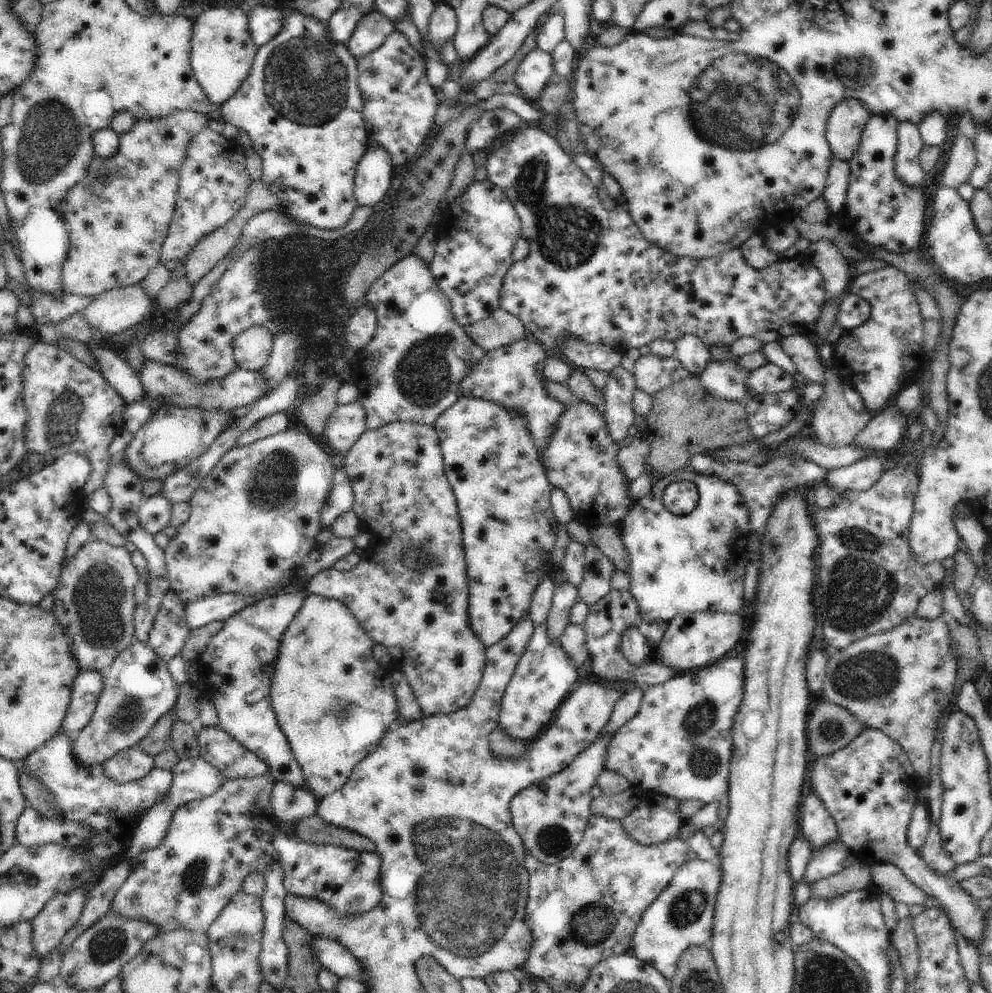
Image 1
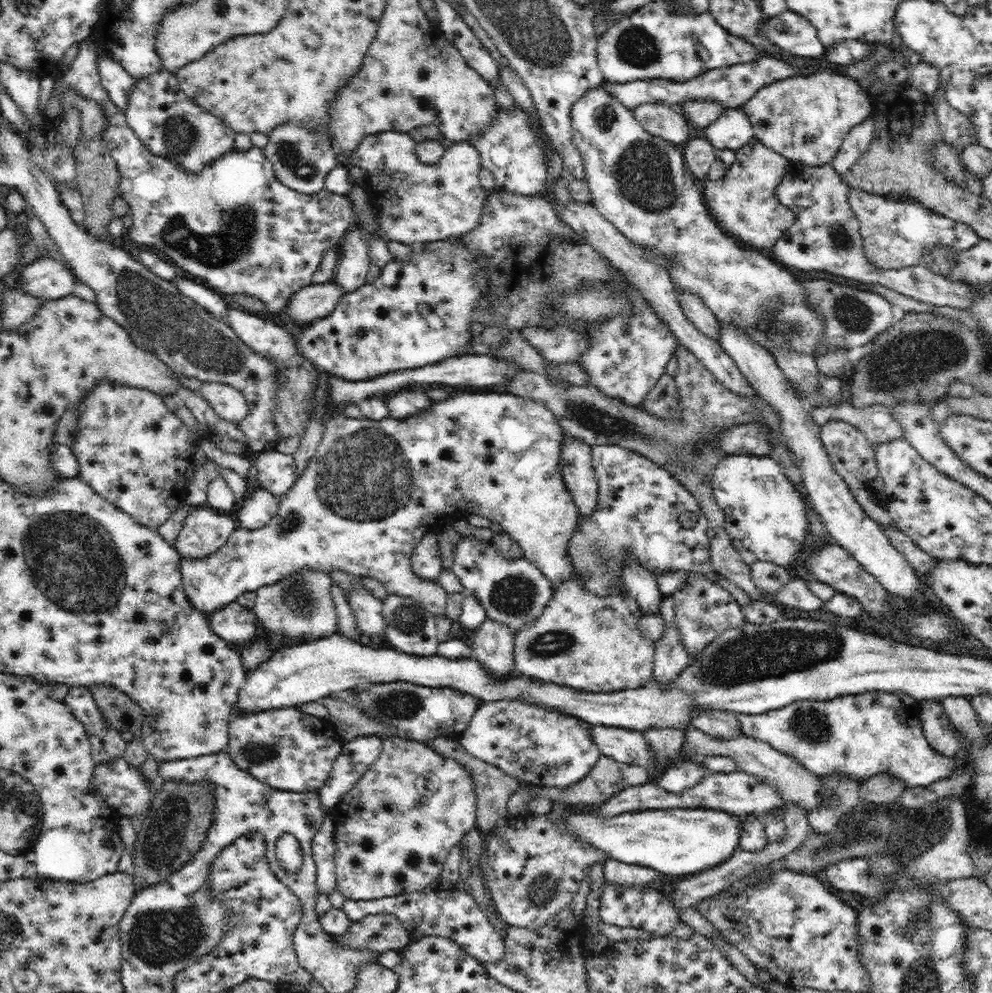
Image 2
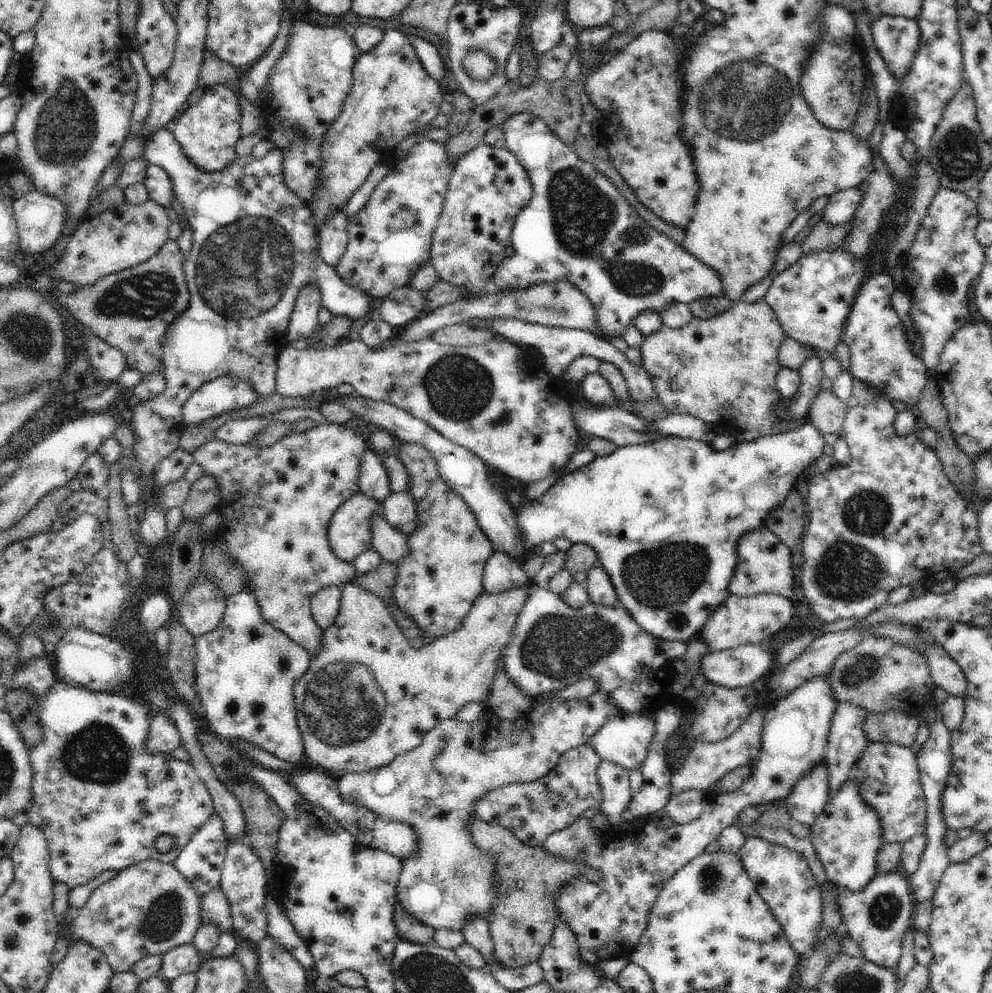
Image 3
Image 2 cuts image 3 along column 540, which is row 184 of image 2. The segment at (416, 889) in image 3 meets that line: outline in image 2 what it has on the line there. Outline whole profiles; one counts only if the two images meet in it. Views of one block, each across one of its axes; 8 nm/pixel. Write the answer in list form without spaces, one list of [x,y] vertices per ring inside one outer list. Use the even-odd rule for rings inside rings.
[[[756,138],[735,151],[735,156],[736,163],[728,168],[723,178],[701,183],[703,196],[710,213],[727,234],[747,248],[752,246],[758,251],[768,248],[767,252],[795,221],[794,212],[779,204],[776,197],[776,187],[790,161]]]

